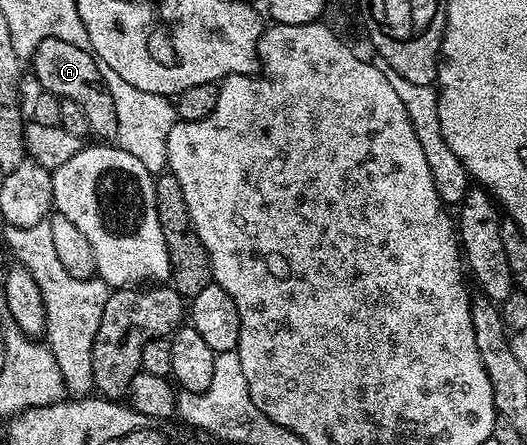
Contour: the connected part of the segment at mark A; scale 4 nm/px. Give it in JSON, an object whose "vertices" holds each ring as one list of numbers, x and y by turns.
{"vertices":[[48,38,43,40,43,44,39,44,39,48,35,48,33,57,31,59,31,65,33,65,33,74,37,77,37,82,42,91,46,94,53,94,56,98,66,98,72,100,73,103,79,104,79,108,83,108,83,116,87,116,87,124,89,125,89,134,95,136,98,134,98,139,101,140,113,140,117,136,117,117,115,116,115,100,111,100,111,92,107,92,107,84,103,84,103,76,99,76,99,68,97,67,98,61,96,57,90,51,84,50,83,48,75,48,75,44,67,44,67,40,55,40,54,38]]}

